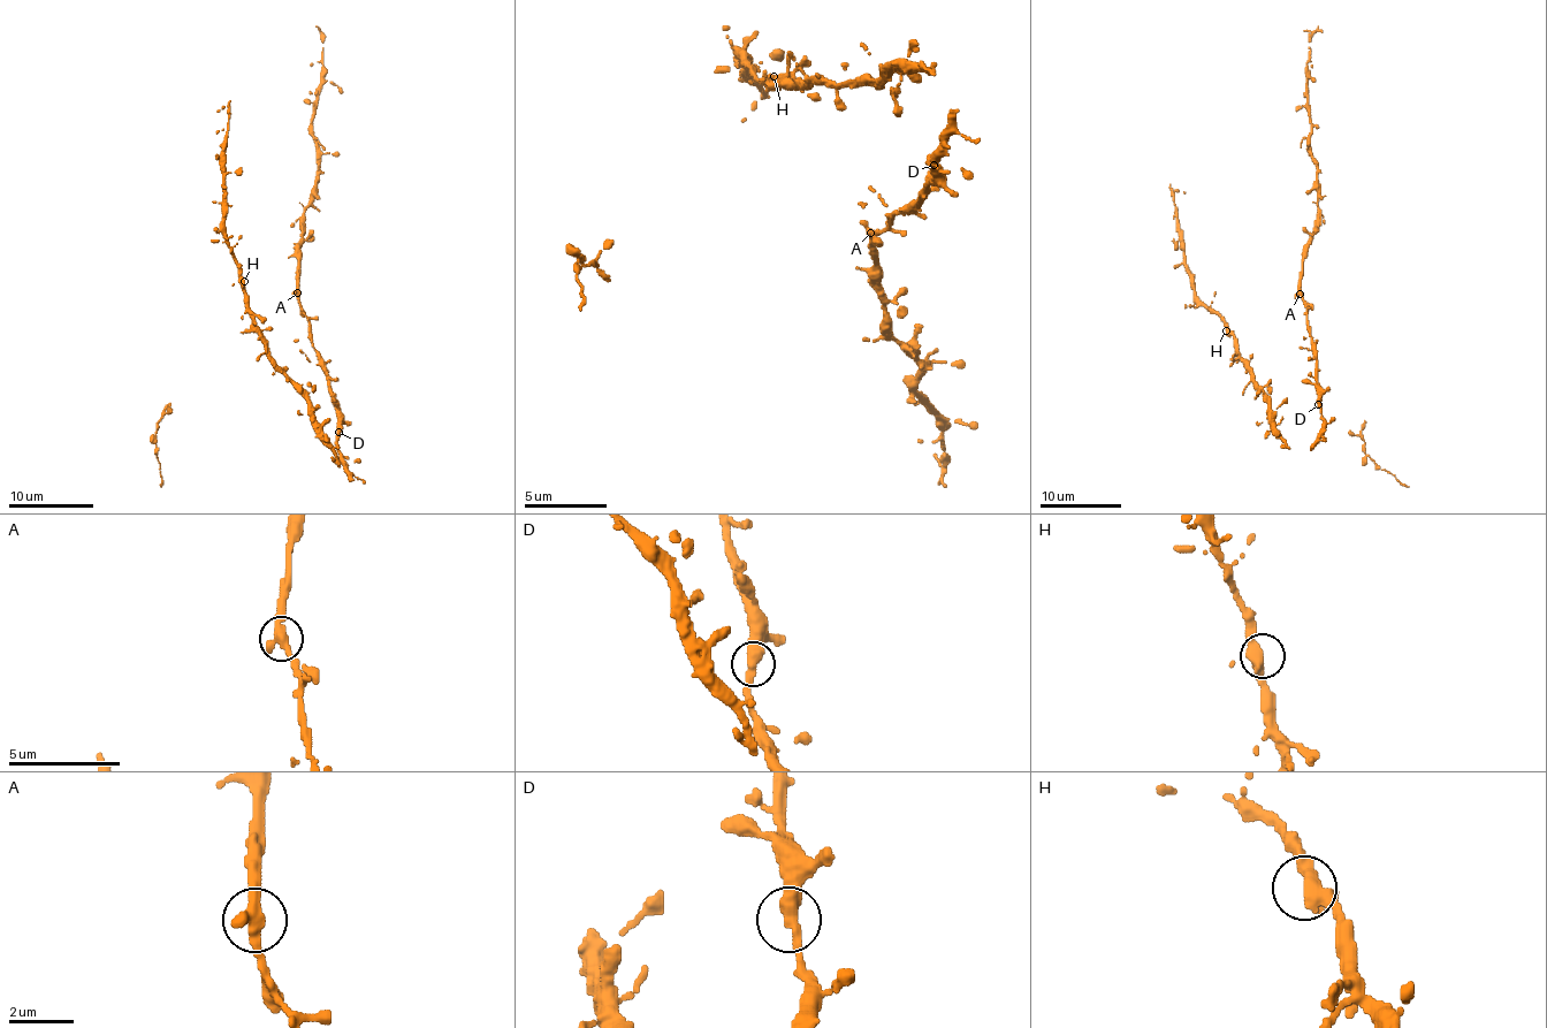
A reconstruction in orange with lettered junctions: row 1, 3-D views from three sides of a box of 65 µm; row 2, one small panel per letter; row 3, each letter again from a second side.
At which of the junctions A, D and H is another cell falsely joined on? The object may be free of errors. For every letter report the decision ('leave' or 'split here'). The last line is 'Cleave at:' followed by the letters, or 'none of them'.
A: leave
D: leave
H: leave
Cleave at: none of them

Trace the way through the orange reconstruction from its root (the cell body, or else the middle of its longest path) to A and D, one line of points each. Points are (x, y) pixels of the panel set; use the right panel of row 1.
A: (1323, 421), (1317, 390), (1317, 350), (1308, 328), (1308, 310), (1300, 294)
D: (1323, 421), (1318, 404)

